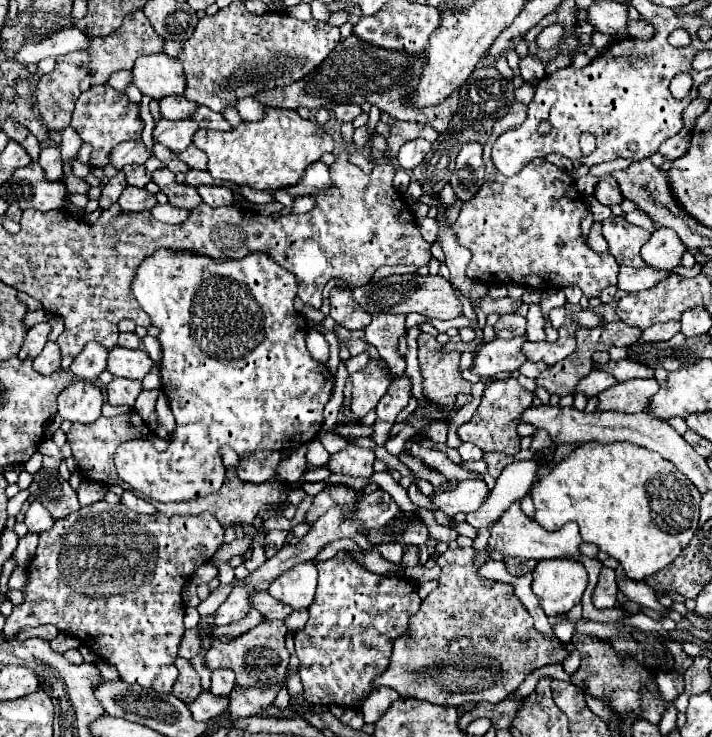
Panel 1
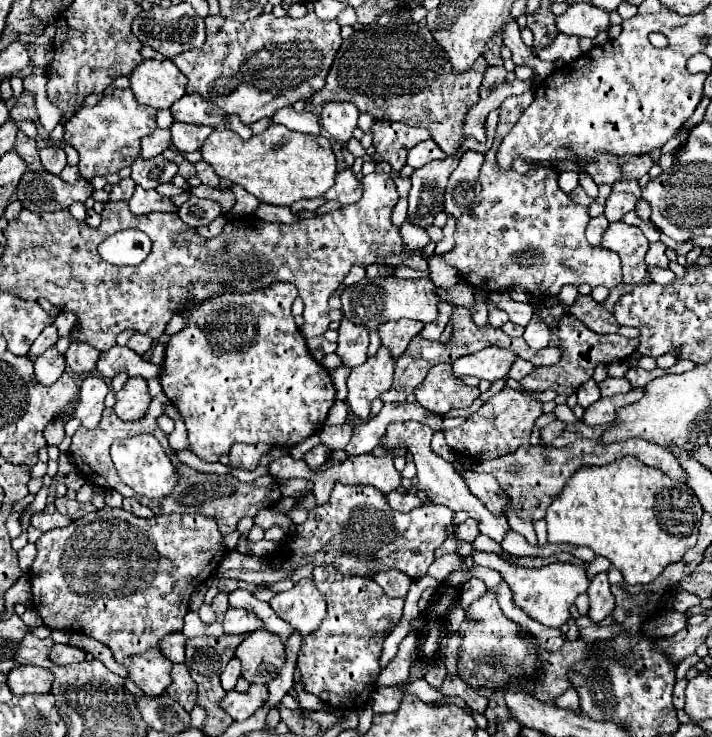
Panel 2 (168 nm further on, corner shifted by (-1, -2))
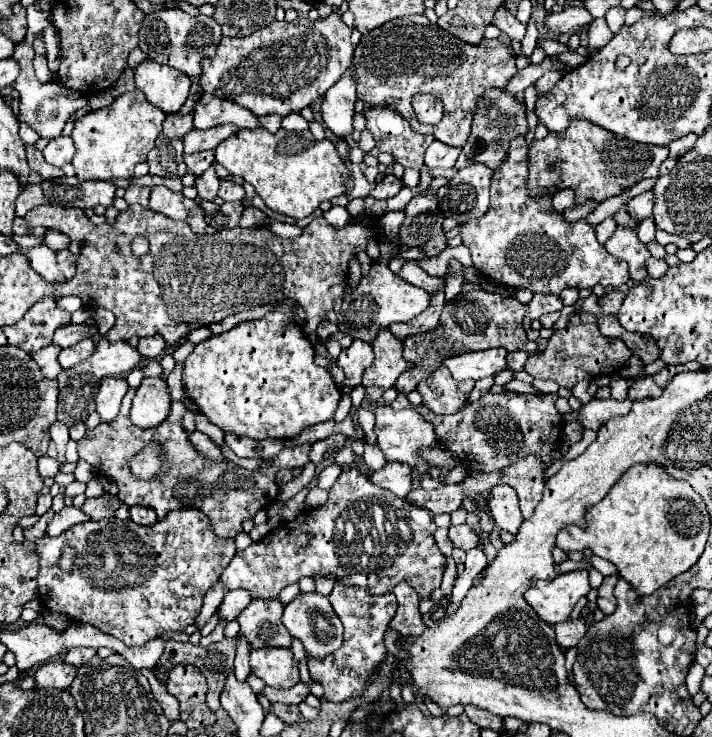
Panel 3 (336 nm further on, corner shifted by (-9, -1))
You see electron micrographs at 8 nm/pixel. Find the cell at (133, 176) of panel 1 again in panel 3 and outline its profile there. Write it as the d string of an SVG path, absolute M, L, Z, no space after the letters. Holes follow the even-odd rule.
M160 135L156 139L156 147L148 153L150 175L160 177L182 177L186 175L186 163L182 159L182 141L180 139L166 139Z

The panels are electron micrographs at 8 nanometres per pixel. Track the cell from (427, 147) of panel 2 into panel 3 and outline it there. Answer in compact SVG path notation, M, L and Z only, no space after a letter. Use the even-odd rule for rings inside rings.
M434 141L426 149L426 165L428 167L440 167L440 169L452 169L458 155L460 155L460 149L444 145L440 141Z

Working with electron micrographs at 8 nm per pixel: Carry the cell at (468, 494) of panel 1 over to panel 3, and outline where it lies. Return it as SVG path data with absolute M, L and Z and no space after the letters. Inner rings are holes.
M346 469L328 491L326 505L302 511L294 521L270 531L252 547L238 551L230 565L222 571L220 579L228 589L248 589L258 599L276 599L286 585L296 583L300 577L314 575L336 577L344 585L366 587L374 595L392 591L394 585L404 579L418 591L420 597L430 597L430 593L440 587L442 575L446 571L446 557L434 541L434 531L436 523L432 511L410 505L400 497L386 499L384 491L378 485L370 483L358 469Z

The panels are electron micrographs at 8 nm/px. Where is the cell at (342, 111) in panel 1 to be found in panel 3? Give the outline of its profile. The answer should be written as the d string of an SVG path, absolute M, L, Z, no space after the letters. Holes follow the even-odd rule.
M352 69L344 73L332 89L322 97L322 117L324 125L342 139L348 139L354 133L354 103L356 103L356 85L352 79Z

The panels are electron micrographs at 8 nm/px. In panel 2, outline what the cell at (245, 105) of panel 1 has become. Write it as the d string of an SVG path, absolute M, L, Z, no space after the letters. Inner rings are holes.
M288 106L288 108L278 110L272 120L276 124L284 124L290 130L298 130L298 132L304 132L304 134L320 134L318 118L308 110L296 112L292 106Z

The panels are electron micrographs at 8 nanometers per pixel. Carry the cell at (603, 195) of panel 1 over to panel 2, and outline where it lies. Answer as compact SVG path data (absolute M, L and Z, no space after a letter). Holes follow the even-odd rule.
M612 192L608 202L606 202L606 212L604 216L608 218L608 222L620 222L624 218L624 214L632 212L638 204L638 198L626 192Z

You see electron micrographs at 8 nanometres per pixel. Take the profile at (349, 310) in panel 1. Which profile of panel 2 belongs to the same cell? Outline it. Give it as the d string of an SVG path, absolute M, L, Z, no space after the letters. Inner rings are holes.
M342 318L340 330L338 330L340 338L338 338L338 348L336 354L342 358L342 364L348 368L360 366L368 360L368 330L364 330L362 326L356 326L352 322L348 322L346 318Z

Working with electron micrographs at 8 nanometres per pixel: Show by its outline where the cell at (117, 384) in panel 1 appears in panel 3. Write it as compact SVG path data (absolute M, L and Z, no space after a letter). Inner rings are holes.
M144 377L132 401L132 409L130 409L132 423L136 427L156 427L168 417L170 401L172 399L164 379Z

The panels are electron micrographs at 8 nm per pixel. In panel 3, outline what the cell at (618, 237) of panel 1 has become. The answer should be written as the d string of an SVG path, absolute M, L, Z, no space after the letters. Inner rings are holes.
M616 227L614 235L606 241L606 251L630 265L632 281L644 281L648 277L646 261L650 259L648 247L638 239L636 229Z

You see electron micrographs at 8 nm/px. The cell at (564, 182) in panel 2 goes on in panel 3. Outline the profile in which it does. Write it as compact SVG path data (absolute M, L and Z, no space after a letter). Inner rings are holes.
M564 189L564 191L560 191L560 193L556 193L554 197L552 197L552 207L554 207L554 211L564 211L564 209L568 209L568 207L574 207L576 205L576 199L574 199L574 193L572 193L572 189Z

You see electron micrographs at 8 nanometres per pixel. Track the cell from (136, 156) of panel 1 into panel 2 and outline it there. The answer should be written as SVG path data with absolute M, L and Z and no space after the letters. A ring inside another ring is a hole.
M156 128L150 136L142 140L142 158L154 158L156 154L162 154L170 146L170 130Z

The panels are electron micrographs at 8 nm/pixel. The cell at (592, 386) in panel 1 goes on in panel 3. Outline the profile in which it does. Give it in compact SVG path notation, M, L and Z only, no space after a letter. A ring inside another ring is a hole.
M650 377L636 379L628 389L628 399L644 399L644 397L658 397L662 393L662 387L658 387Z

